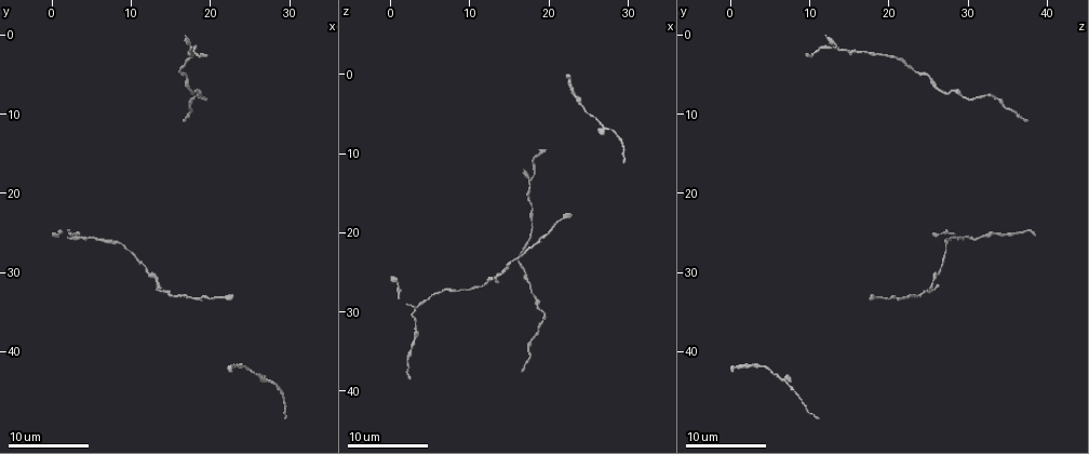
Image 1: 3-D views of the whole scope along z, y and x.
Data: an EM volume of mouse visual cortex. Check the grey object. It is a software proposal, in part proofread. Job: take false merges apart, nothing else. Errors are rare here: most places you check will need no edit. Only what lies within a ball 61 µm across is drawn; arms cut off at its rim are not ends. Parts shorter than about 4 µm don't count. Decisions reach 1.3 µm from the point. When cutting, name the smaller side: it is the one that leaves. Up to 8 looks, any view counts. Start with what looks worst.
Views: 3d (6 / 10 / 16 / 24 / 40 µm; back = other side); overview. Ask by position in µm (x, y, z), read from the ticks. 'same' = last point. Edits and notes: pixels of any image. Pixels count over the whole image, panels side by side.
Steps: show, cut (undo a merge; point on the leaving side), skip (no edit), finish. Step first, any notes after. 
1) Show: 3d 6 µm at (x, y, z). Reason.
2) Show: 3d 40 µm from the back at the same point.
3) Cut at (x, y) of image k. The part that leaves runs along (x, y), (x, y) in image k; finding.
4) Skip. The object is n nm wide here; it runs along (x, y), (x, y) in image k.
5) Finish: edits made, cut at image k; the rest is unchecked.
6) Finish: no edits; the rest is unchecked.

Show: 3d 6 µm at (27.0, 43.5, 7.0). Four arms meet.

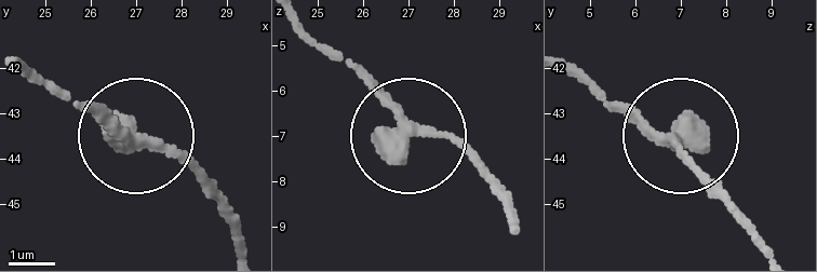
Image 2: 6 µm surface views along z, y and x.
Skip. The side arm is 8 µm long; all the same neuron.

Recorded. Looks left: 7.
Show: 3d 6 µm at (17.5, 1.5, 14.0). A narrow waist.

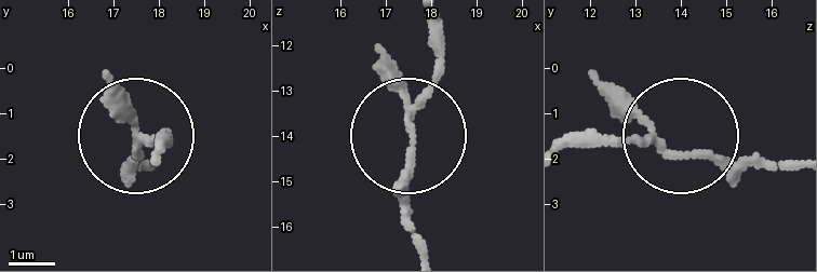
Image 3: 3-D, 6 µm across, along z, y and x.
Show: 3d 6 µm from the back at (17.55, 1.90, 13.75). Other side.

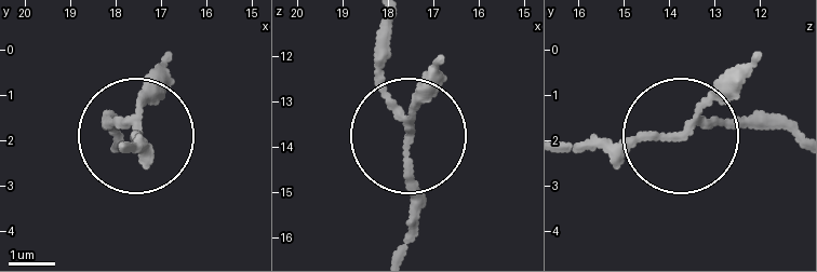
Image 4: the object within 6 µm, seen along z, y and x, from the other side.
Cut at (383, 55) of image 4. The object is 120 nm wide here; the part that leaves runs along (405, 118), (386, 75), (386, 17) in image 4; two neurons meet here.

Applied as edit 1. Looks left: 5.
Show: overview.

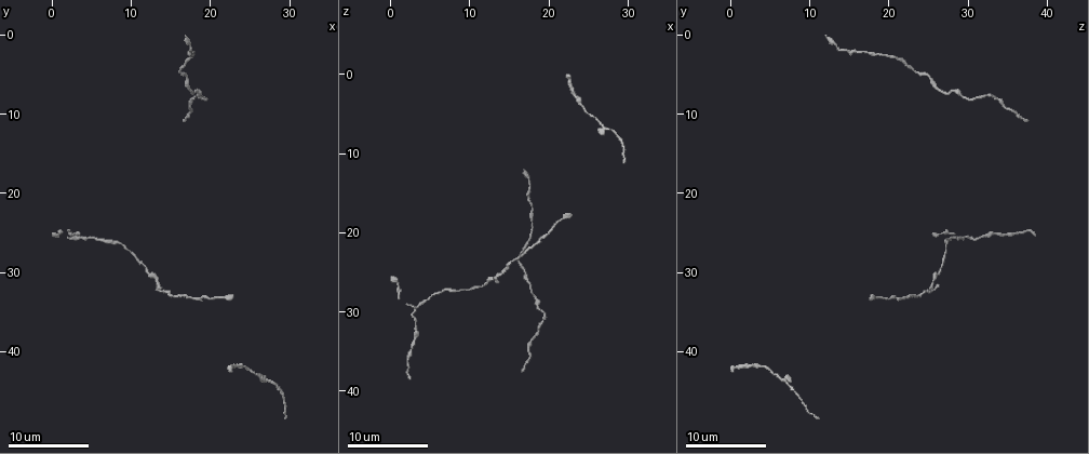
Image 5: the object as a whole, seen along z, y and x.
Show: 3d 6 µm at (16.5, 4.5, 24.5). Calibre changes.

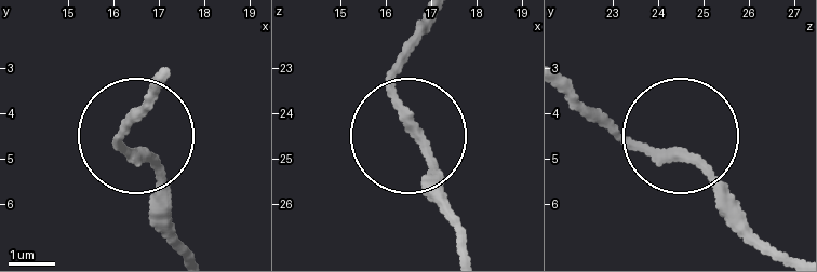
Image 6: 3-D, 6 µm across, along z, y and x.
Skip. The object is 200 nm wide here; one neuron here.

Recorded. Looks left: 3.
Show: 3d 6 µm at (17.5, 2.5, 19.0). Thick turns thin.

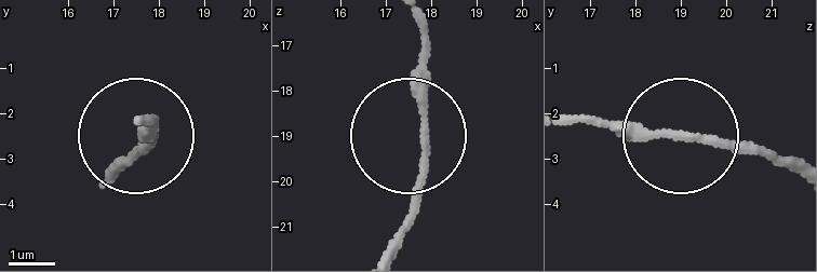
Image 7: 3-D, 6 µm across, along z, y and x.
Skip. It runs along (788, 170), (707, 138), (626, 138), (567, 116) in image 7; all the same neuron.

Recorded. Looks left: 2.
Finish: edits made, cut at image 4; the rest is unchecked.

